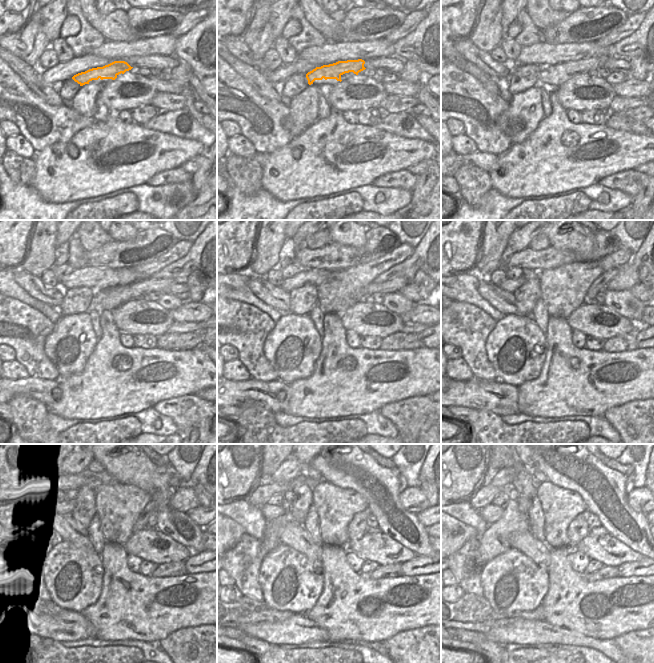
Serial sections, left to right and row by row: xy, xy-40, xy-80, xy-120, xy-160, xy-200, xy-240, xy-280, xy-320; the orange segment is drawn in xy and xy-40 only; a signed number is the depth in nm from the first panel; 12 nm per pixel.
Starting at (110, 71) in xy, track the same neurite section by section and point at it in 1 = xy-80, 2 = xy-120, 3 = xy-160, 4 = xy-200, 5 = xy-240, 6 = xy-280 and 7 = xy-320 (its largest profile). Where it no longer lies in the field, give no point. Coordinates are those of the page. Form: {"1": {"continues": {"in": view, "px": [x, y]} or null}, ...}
{"1": {"continues": {"in": "xy-80", "px": [558, 71]}}, "2": {"continues": {"in": "xy-120", "px": [143, 287]}}, "3": {"continues": {"in": "xy-160", "px": [394, 285]}}, "4": {"continues": {"in": "xy-200", "px": [628, 277]}}, "5": {"continues": {"in": "xy-240", "px": [183, 499]}}, "6": {"continues": {"in": "xy-280", "px": [412, 499]}}, "7": {"continues": {"in": "xy-320", "px": [641, 500]}}}

